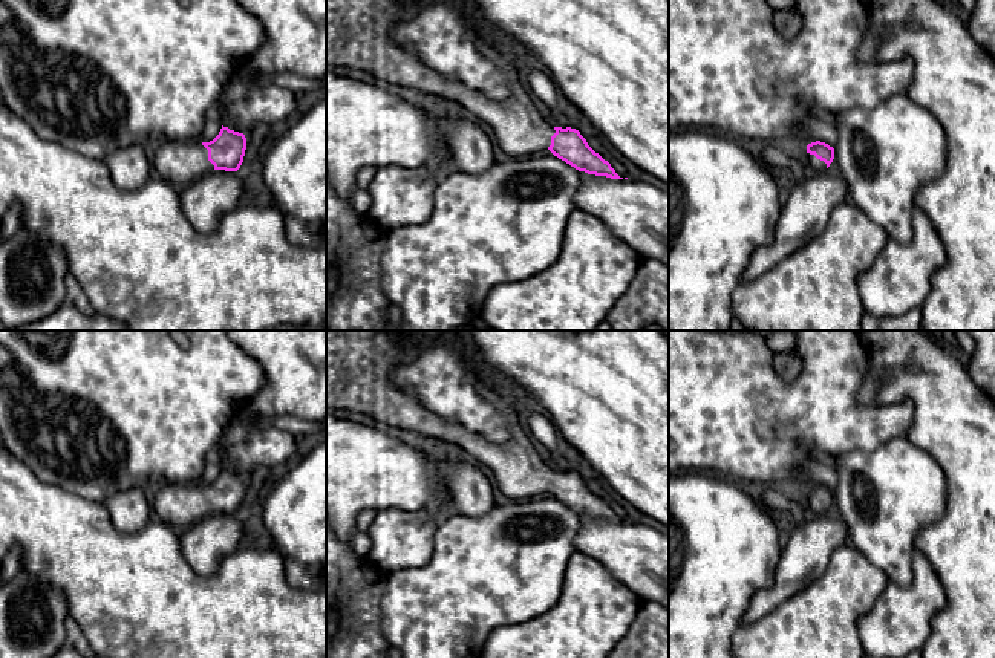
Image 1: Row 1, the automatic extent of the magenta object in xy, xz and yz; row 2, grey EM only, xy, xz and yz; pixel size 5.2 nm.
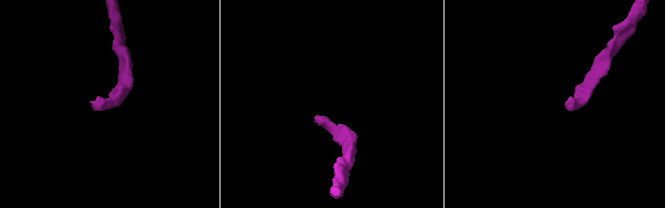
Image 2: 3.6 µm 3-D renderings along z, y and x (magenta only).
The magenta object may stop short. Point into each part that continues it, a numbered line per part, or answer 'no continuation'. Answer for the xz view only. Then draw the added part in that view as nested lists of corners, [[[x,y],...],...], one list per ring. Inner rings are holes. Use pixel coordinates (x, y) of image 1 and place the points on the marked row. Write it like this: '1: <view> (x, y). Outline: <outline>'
1: xz (358, 32). Outline: [[[326,0],[326,66],[360,69],[387,83],[458,103],[488,122],[499,148],[513,158],[546,150],[556,125],[531,107],[517,70],[493,50],[487,50],[488,57],[510,73],[511,95],[505,101],[494,101],[429,69],[409,46],[392,38],[393,24],[416,15],[426,2],[430,0]]]

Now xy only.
1: xy (179, 162). Outline: [[[201,141],[159,142],[152,167],[159,173],[159,178],[178,188],[214,170],[214,165],[208,161],[208,150]]]

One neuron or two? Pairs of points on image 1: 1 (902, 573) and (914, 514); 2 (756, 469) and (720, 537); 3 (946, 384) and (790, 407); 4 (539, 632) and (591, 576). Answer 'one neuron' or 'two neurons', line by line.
1: one neuron
2: two neurons
3: two neurons
4: one neuron

